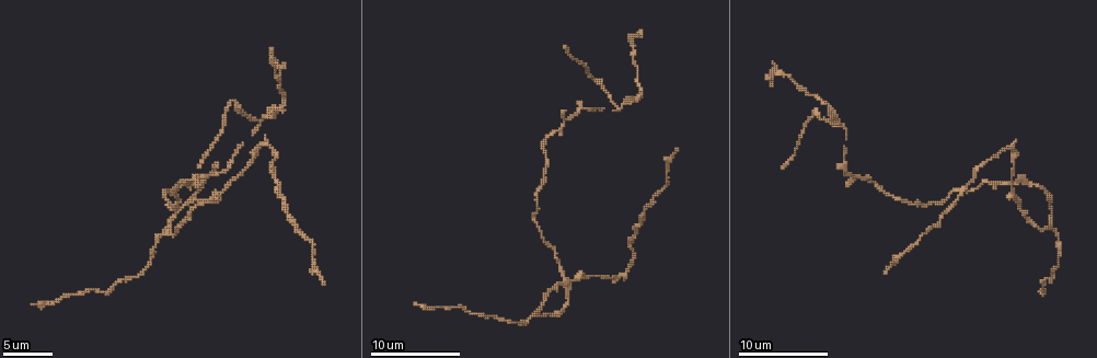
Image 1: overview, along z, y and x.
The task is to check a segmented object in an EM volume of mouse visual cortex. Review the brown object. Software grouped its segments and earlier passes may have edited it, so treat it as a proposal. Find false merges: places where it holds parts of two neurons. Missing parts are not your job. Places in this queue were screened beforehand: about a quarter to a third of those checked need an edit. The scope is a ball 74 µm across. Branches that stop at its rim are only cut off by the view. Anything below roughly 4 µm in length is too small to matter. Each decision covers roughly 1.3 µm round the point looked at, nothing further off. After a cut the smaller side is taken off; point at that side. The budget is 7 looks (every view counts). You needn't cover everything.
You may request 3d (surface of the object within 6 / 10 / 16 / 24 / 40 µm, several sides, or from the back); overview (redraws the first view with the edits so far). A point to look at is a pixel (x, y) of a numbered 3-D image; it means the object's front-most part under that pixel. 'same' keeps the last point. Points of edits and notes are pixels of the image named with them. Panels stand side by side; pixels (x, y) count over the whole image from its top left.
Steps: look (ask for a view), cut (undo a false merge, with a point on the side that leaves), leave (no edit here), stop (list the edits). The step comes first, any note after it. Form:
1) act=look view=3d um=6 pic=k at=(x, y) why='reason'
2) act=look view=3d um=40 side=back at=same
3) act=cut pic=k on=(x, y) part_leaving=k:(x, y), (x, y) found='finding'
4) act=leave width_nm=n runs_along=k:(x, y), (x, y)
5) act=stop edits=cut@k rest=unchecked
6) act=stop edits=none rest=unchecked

act=look view=3d um=6 pic=1 at=(890, 194) why='thick turns thin'

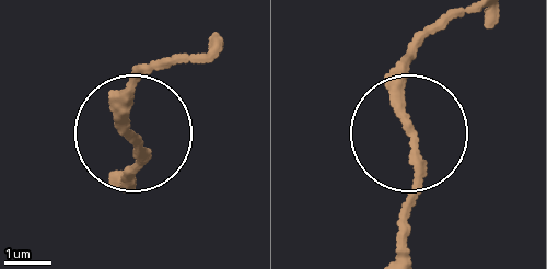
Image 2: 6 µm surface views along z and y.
act=leave width_nm=180 runs_along=2:(399, 242), (411, 207), (399, 90), (411, 58) found='one neuron here'

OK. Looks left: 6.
act=look view=3d um=6 pic=1 at=(261, 119) why='a fork'

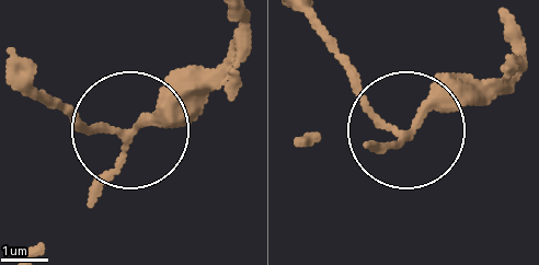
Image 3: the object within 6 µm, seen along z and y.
act=cut pic=3 on=(77, 125) side_arm_um=14 part_leaving=3:(123, 134), (84, 125), (29, 75) found='two neurons meet here'

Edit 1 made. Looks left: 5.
act=look view=overview

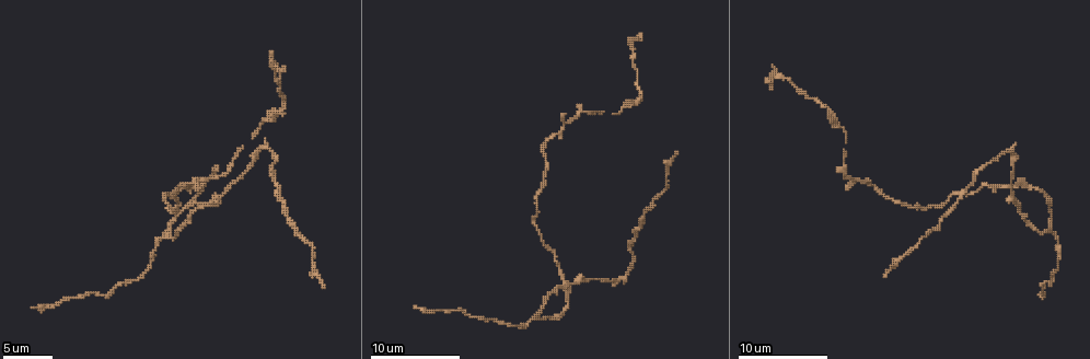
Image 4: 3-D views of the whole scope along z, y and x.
act=look view=3d um=10 pic=4 at=(582, 112) why='three arms meet'

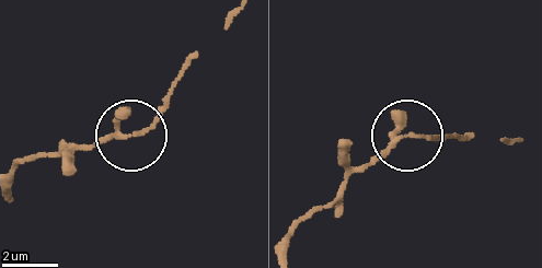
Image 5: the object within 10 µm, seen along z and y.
act=look view=3d um=6 pic=5 at=(137, 134)

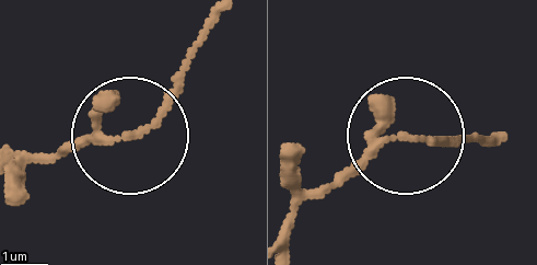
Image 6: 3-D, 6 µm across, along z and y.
act=leave runs_along=6:(289, 218), (390, 139), (480, 136) found='continuous, no second neuron'

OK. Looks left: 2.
act=look view=3d um=16 pic=4 at=(1048, 231) why='three-way junction'

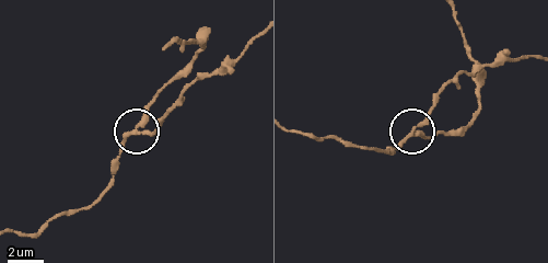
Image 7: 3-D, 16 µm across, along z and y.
act=cut pic=7 on=(153, 132) width_nm=230 part_leaving=7:(136, 133), (153, 132), (191, 84), (222, 71), (253, 41) found='two neurons meet here'

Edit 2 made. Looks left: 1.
act=stop edits=cut@3,cut@7 rest=unchecked

